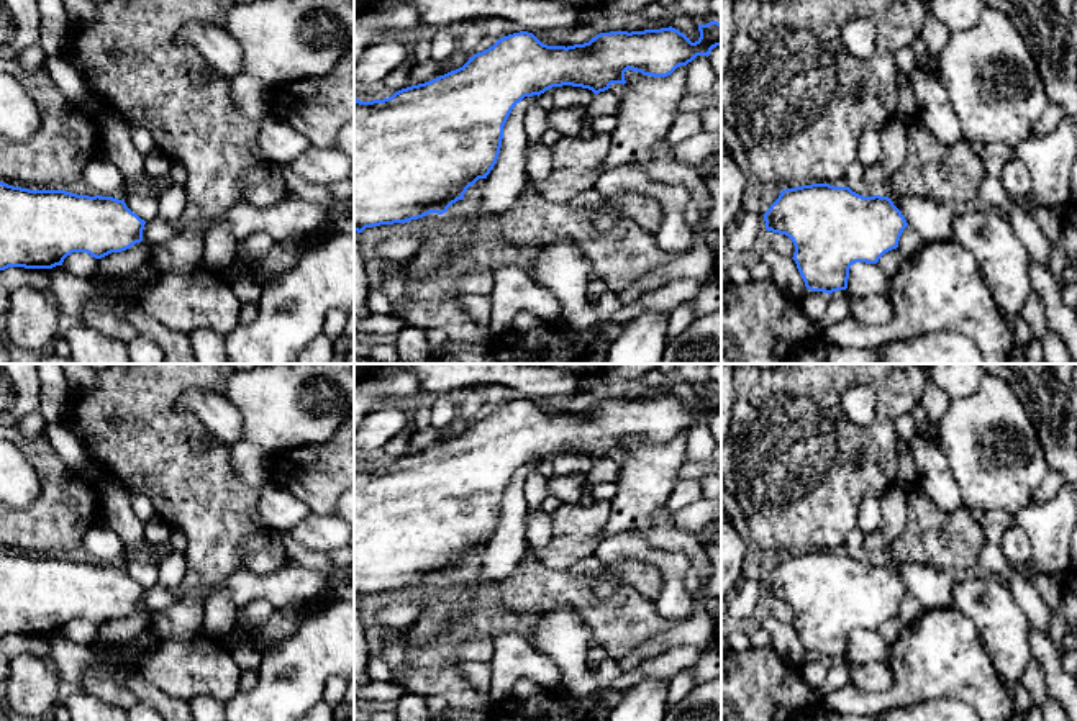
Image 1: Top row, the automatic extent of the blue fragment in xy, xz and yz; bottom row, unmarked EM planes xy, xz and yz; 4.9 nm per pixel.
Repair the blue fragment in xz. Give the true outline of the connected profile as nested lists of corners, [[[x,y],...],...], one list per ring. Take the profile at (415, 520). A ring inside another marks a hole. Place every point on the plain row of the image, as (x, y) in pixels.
[[[721,390],[698,392],[700,405],[692,410],[684,400],[669,393],[644,398],[600,400],[588,410],[574,413],[548,413],[533,400],[520,398],[497,406],[489,416],[474,421],[469,428],[429,449],[411,452],[384,467],[354,467],[354,598],[366,595],[407,590],[429,580],[443,582],[479,546],[487,546],[497,531],[503,493],[525,464],[541,462],[552,454],[572,452],[592,457],[595,462],[611,451],[626,451],[625,439],[636,438],[643,442],[667,444],[677,434],[687,433],[697,423],[710,423],[721,413]]]

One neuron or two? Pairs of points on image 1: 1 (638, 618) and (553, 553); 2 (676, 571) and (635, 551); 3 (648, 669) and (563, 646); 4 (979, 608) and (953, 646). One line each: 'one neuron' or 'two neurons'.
1: two neurons
2: one neuron
3: one neuron
4: two neurons

